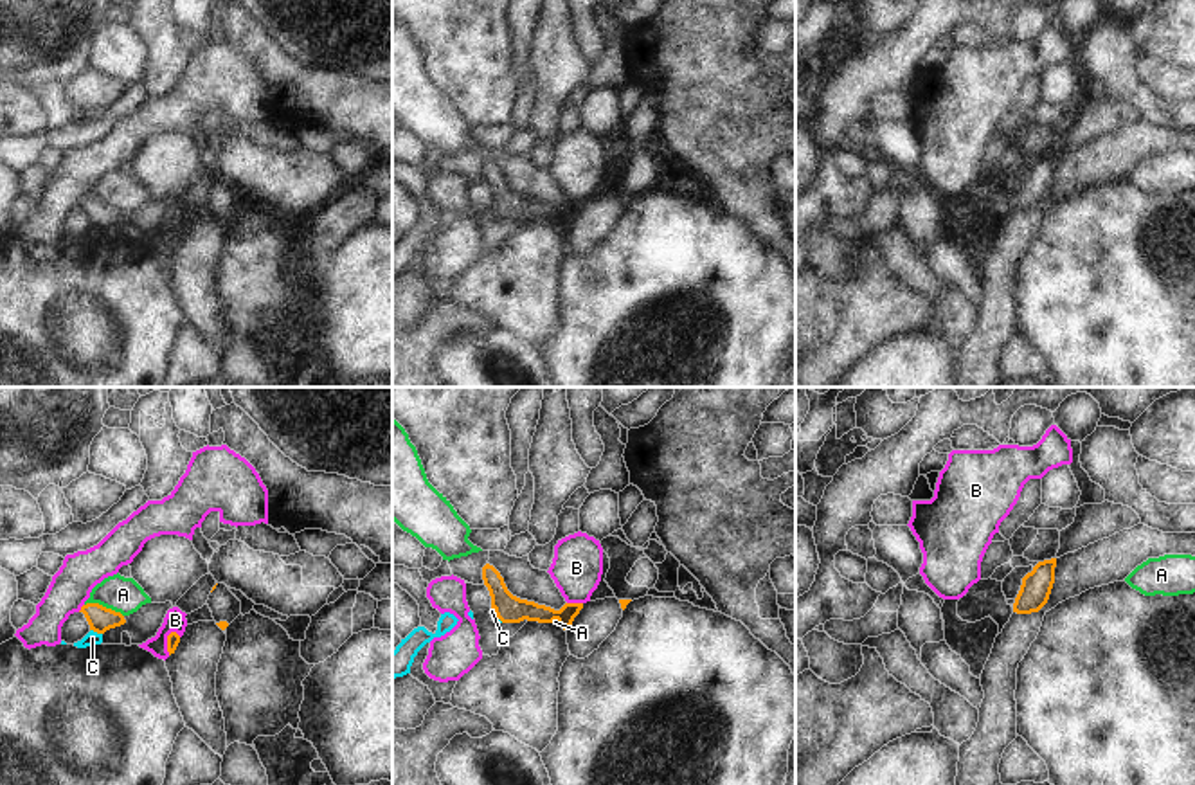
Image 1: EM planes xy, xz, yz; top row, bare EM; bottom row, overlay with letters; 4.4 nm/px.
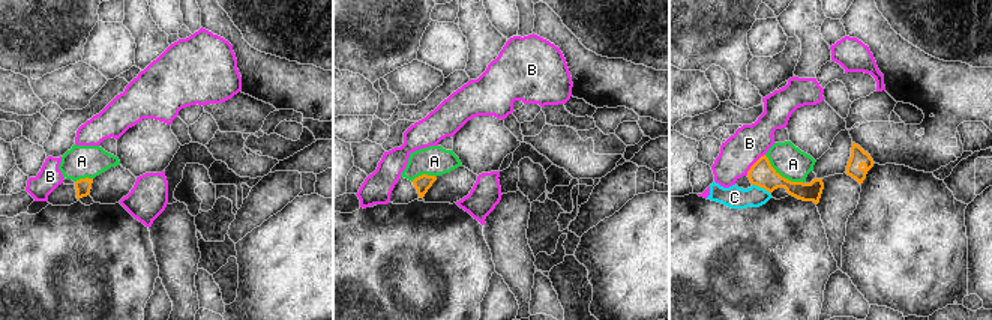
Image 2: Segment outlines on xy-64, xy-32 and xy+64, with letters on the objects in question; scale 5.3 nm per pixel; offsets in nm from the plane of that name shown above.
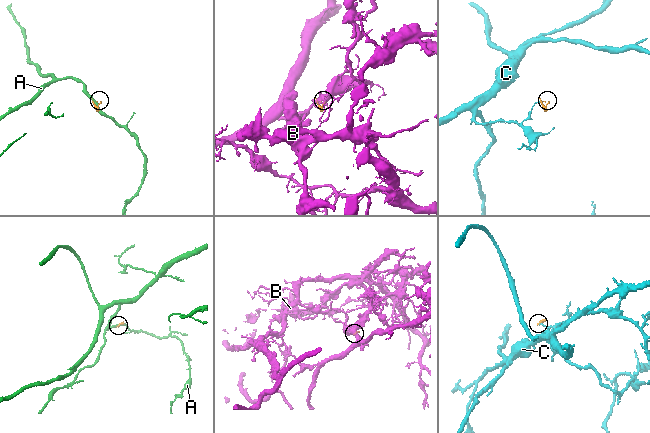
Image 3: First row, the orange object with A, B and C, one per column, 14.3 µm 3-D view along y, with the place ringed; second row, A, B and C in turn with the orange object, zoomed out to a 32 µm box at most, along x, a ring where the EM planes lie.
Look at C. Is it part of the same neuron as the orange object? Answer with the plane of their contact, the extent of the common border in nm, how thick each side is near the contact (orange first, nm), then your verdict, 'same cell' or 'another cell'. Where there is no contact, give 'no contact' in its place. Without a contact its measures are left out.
meets orange in xy; contact 60 nm long; 120 nm thick on the orange side, 70 nm on the other; another cell

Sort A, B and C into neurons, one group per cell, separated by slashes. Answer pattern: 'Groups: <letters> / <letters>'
Groups: A / B / C.

